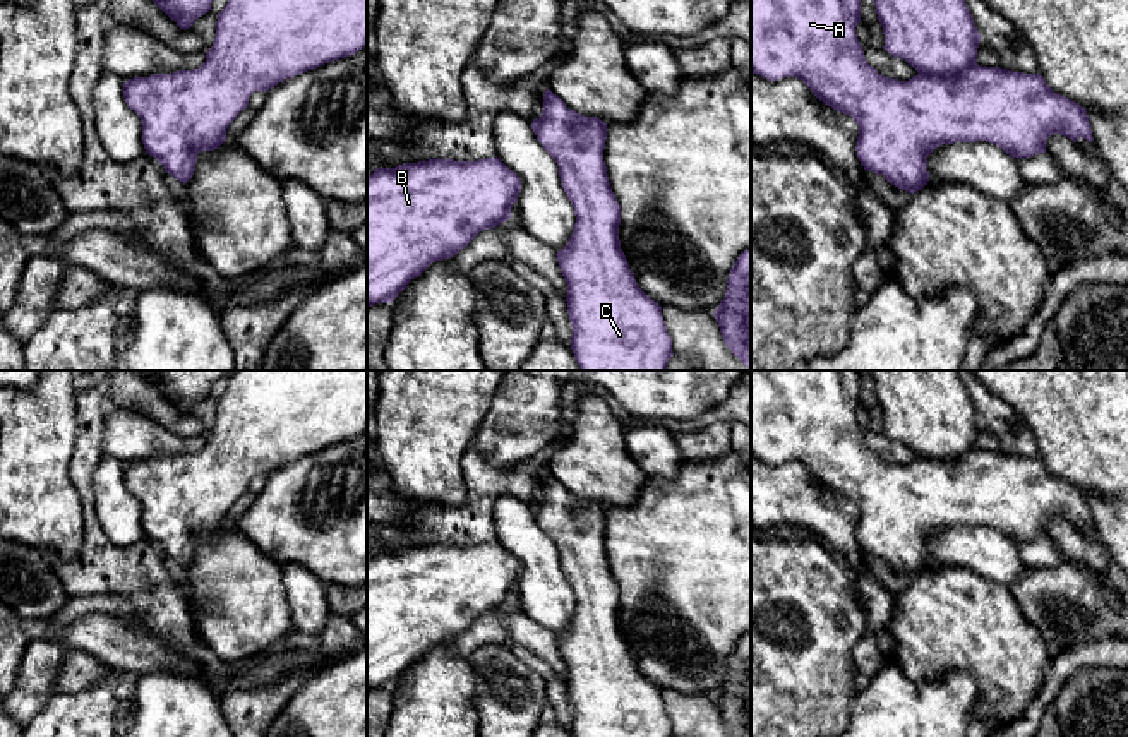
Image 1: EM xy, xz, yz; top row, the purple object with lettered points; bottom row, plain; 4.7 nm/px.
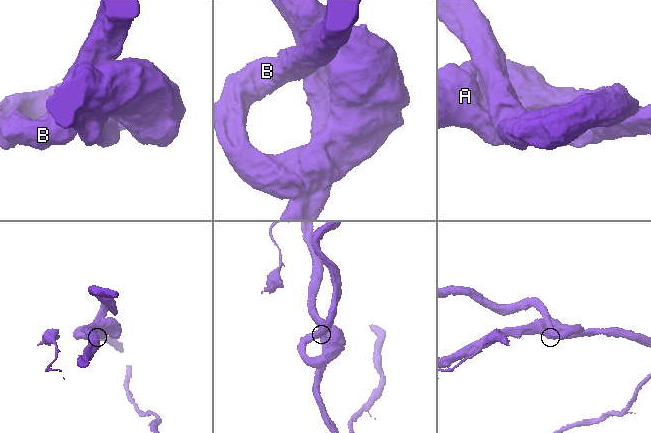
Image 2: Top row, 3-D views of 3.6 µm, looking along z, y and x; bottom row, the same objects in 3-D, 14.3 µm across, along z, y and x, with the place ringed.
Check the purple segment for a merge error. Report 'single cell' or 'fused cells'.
single cell

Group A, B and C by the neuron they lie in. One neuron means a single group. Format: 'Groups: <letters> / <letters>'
Groups: A B C

